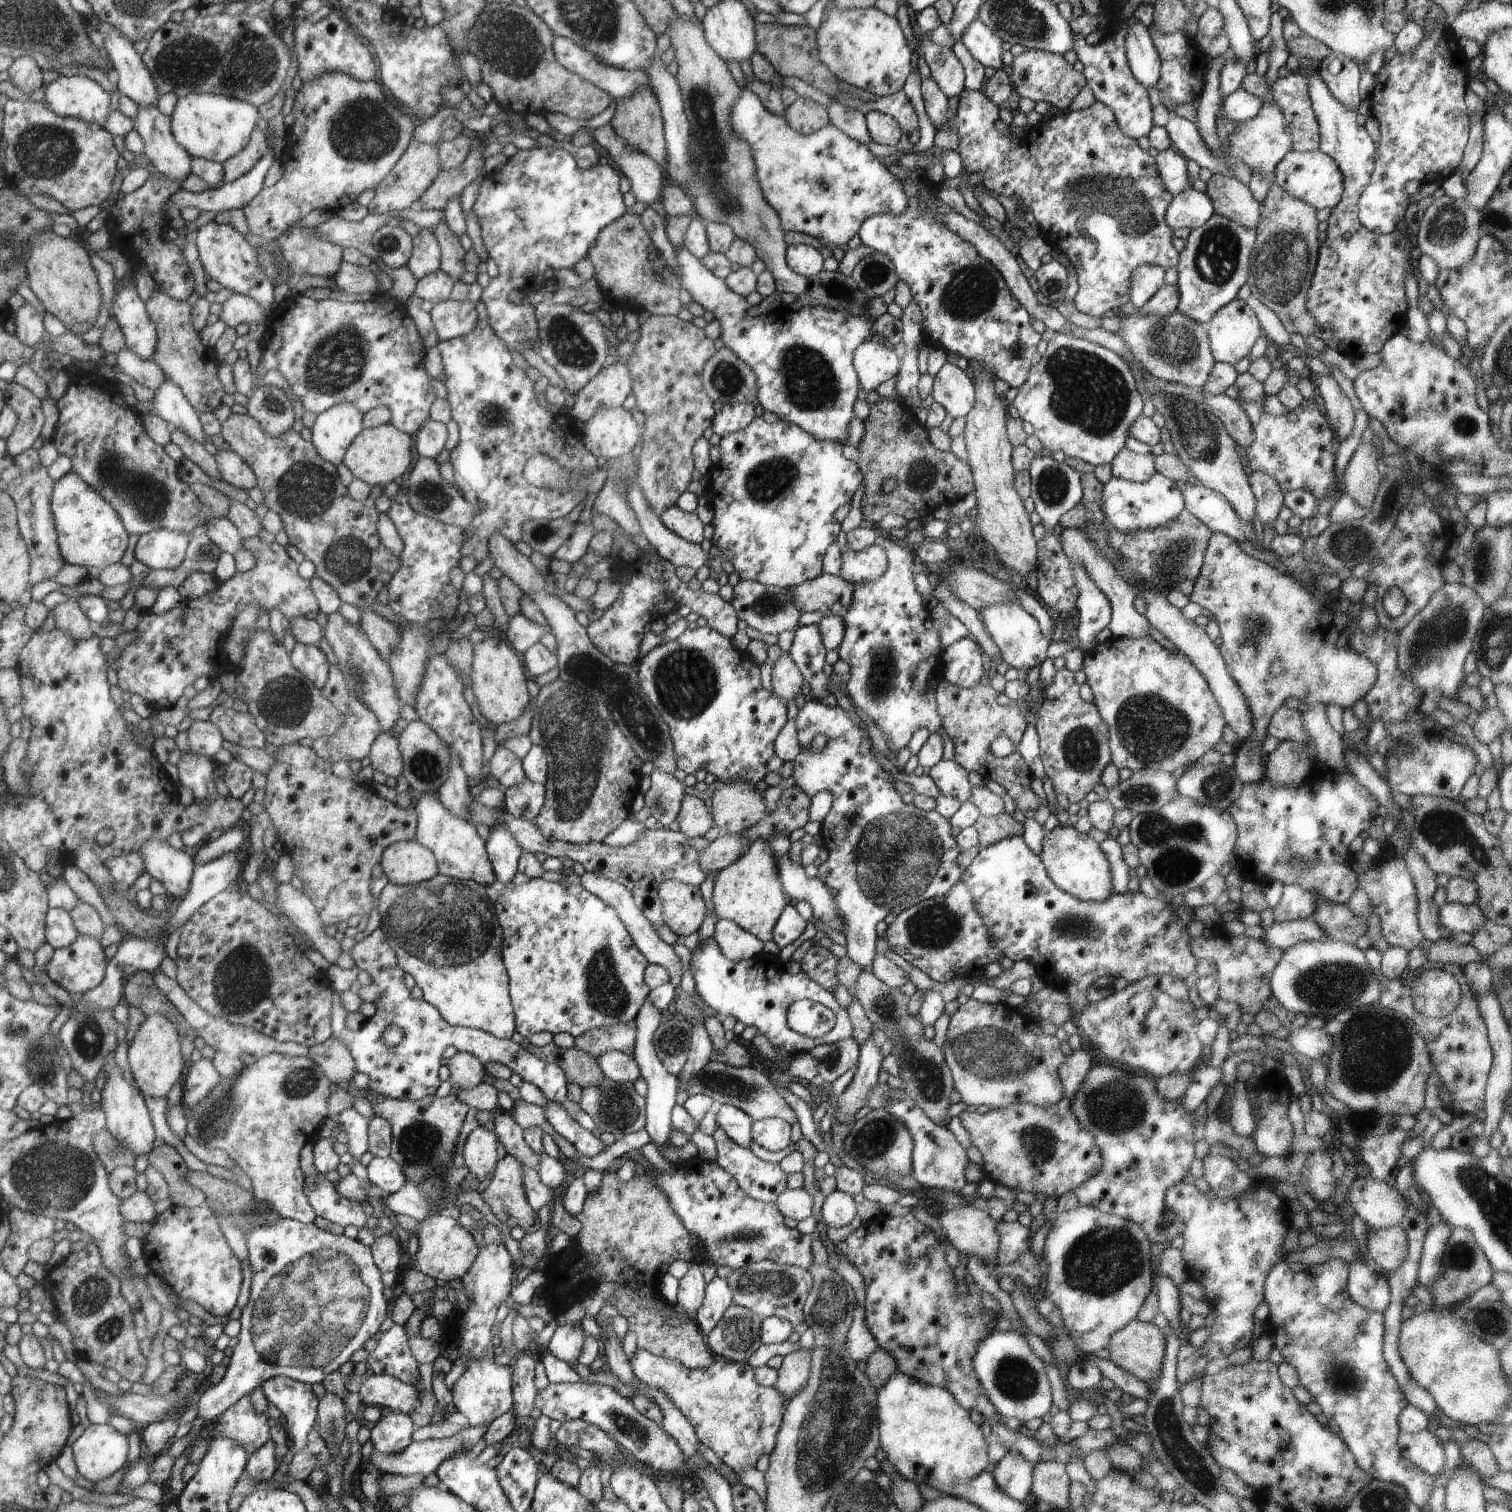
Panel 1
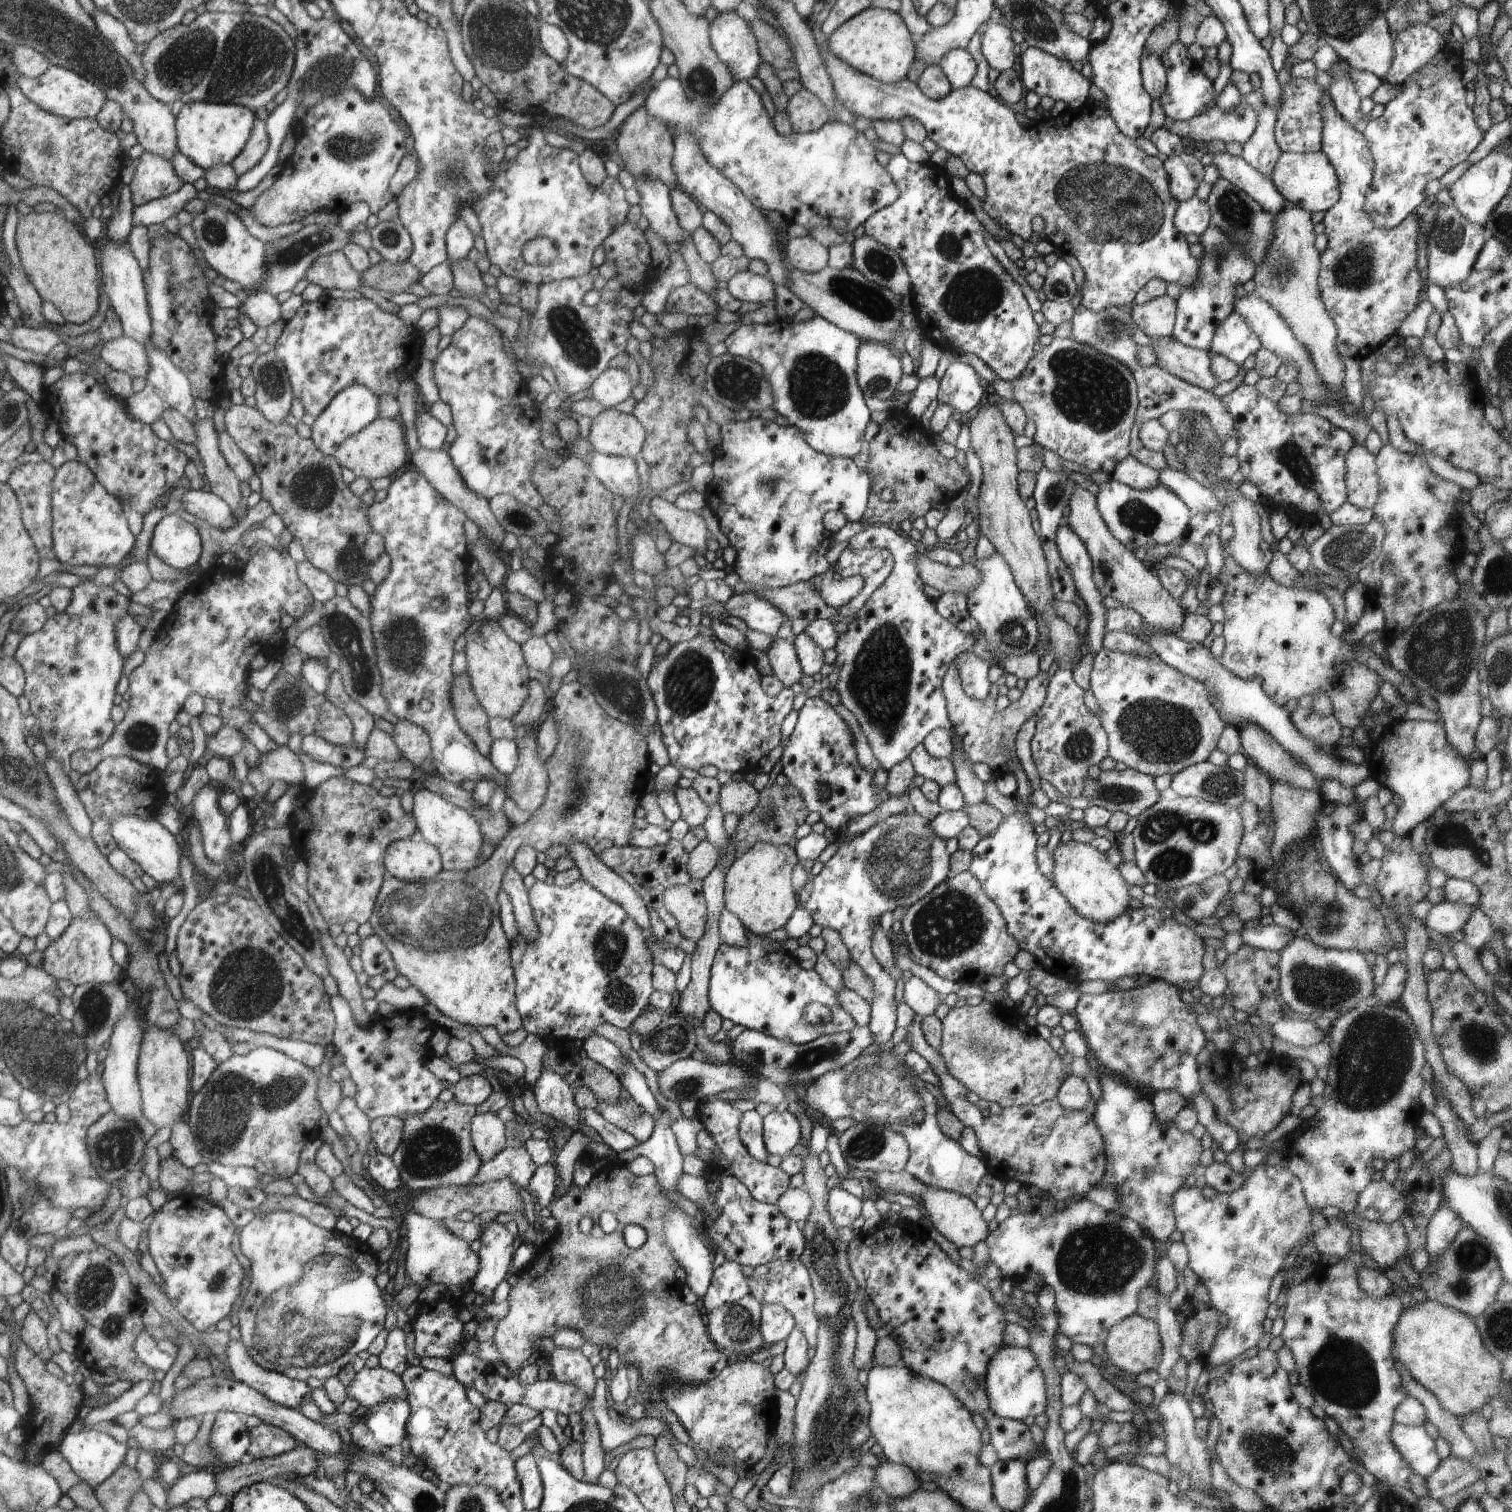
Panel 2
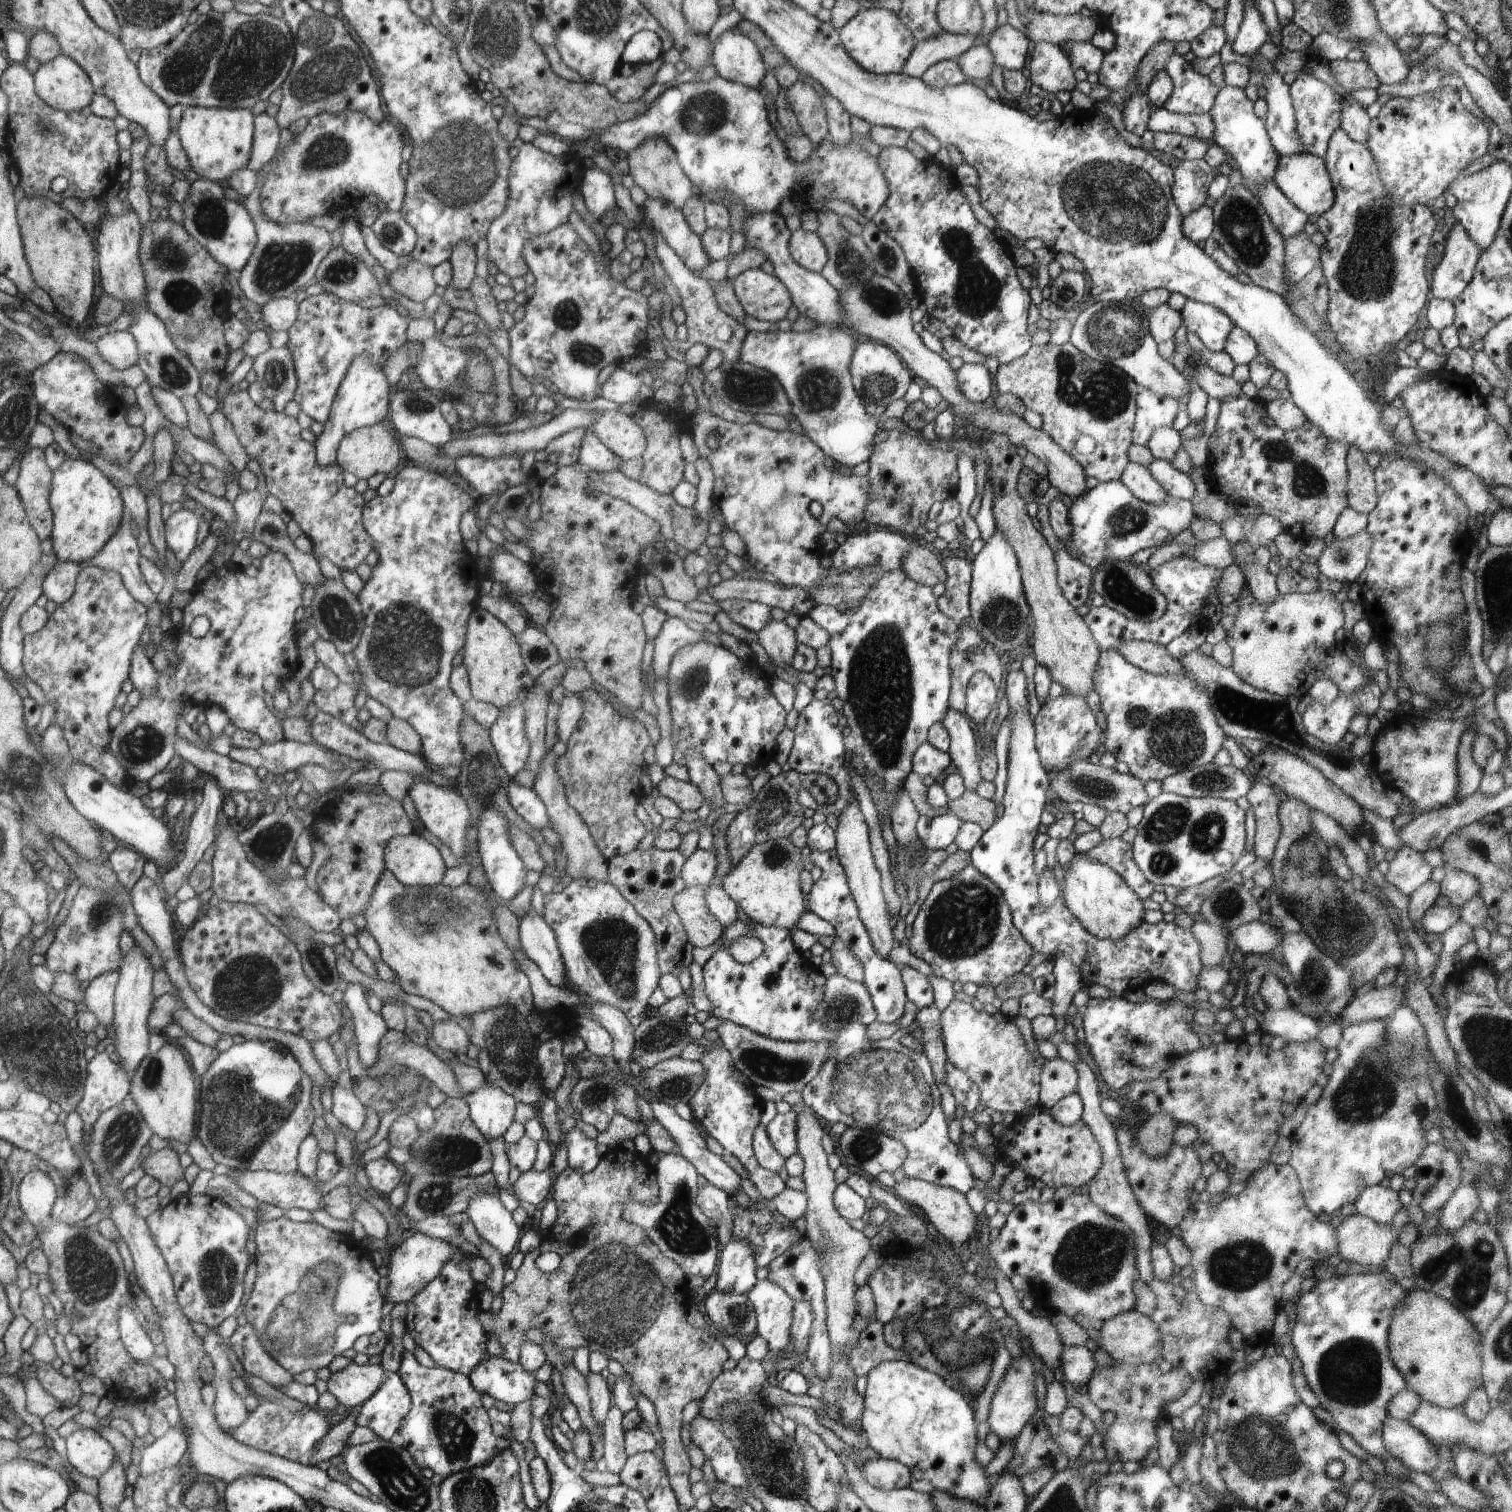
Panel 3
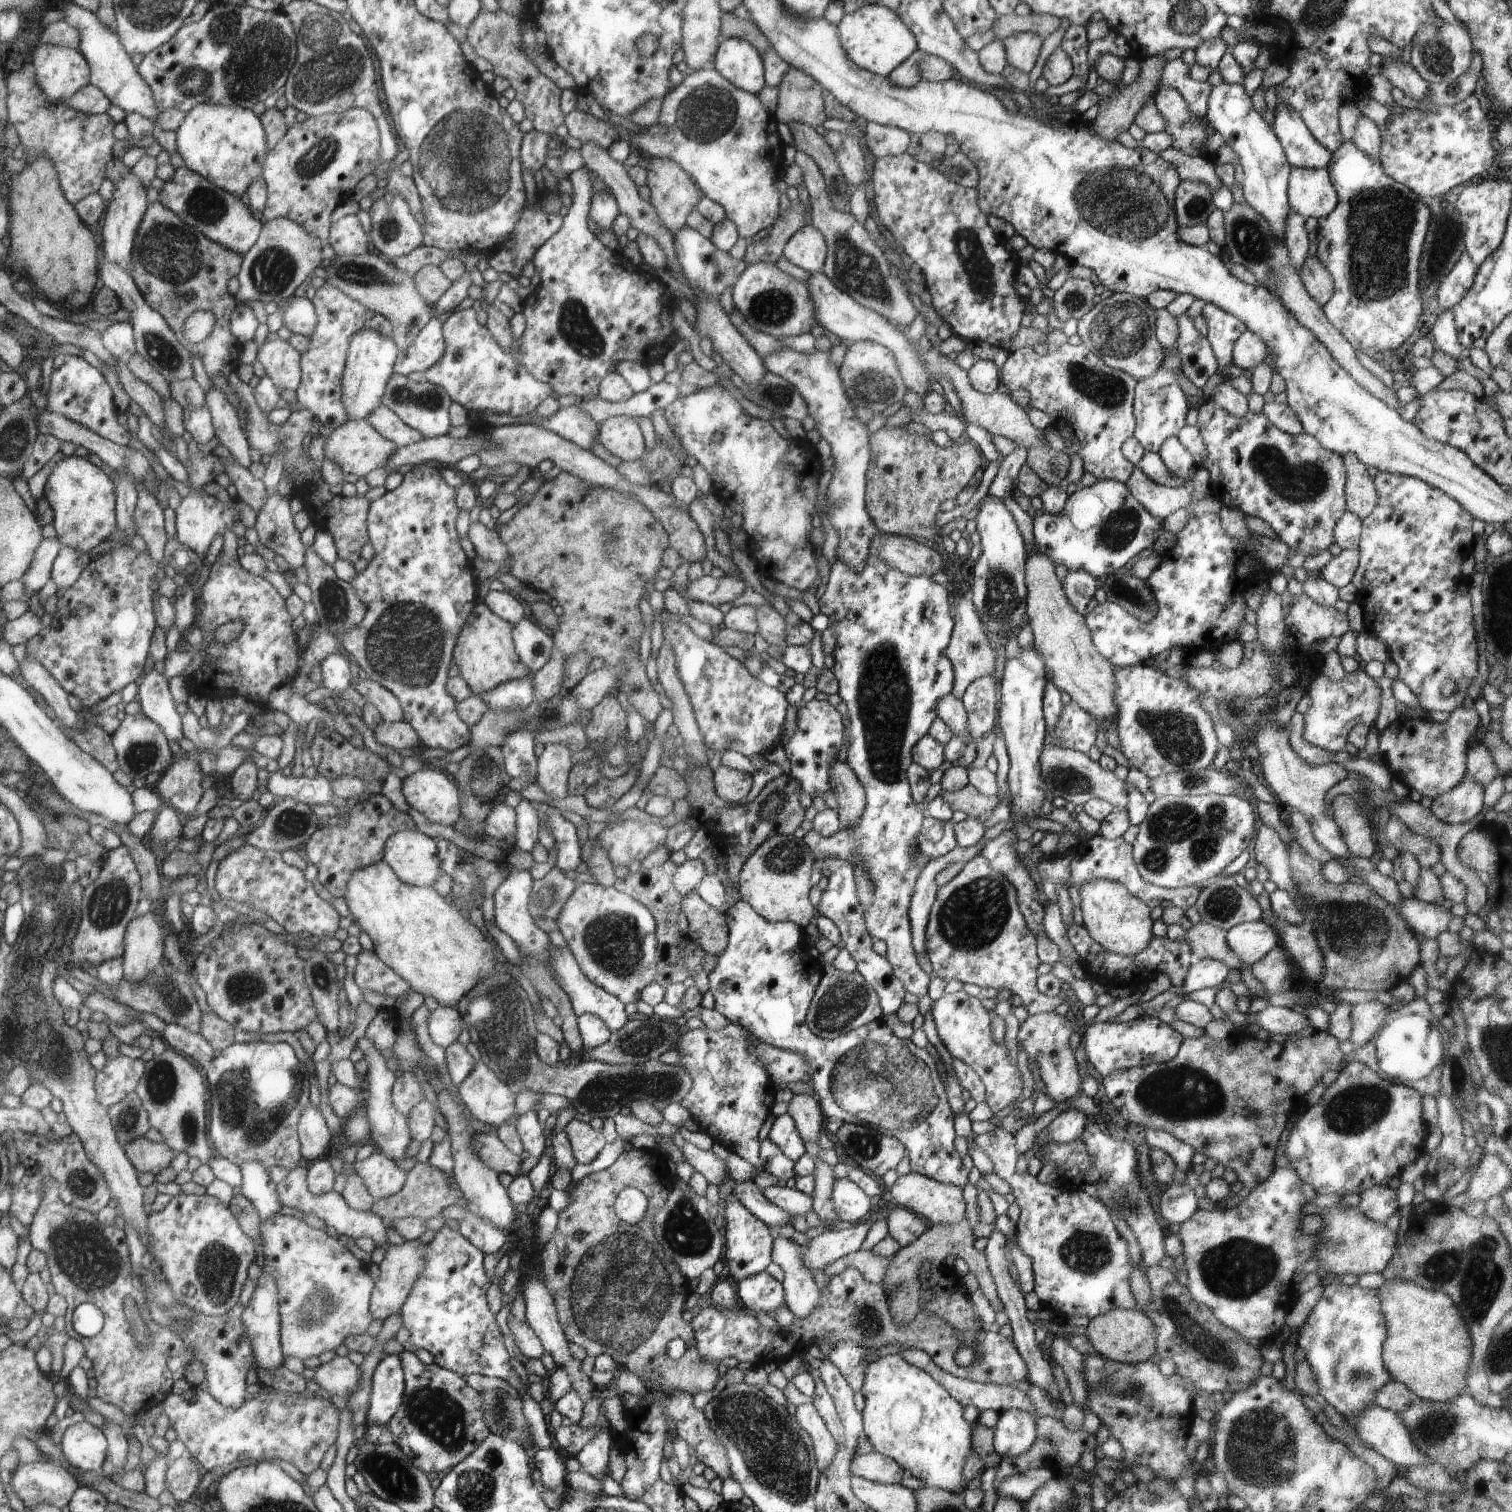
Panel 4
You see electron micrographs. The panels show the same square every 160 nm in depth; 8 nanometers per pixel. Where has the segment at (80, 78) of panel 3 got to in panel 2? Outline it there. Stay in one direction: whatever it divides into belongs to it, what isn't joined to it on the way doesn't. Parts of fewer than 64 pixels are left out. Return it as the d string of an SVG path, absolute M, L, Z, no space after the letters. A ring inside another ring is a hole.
M56 65L50 66L38 78L31 79L20 75L19 78L12 82L15 82L28 99L43 107L45 111L61 117L68 117L69 119L95 118L109 99L104 94L104 91L91 80L83 75L76 74L74 71Z

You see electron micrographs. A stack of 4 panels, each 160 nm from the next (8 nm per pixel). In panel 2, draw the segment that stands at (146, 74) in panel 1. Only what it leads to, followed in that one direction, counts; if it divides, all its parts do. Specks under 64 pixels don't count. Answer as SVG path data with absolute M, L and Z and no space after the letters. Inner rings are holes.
M95 8L92 16L100 34L110 46L131 66L133 77L143 85L145 68L142 55L136 52L136 43L131 39L130 31L116 17Z

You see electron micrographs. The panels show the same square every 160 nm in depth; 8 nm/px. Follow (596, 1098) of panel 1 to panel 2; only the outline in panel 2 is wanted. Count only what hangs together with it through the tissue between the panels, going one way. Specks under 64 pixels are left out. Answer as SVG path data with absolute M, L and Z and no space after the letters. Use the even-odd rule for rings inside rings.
M620 1097L615 1103L598 1101L595 1108L606 1122L629 1132L636 1140L644 1142L654 1130L655 1120L636 1101Z

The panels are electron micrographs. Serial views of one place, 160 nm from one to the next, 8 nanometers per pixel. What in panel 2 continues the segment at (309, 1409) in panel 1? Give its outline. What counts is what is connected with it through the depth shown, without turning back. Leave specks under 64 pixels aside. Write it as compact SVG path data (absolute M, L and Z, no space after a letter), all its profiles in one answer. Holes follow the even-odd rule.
M230 1341L227 1350L227 1362L229 1375L241 1383L252 1387L256 1392L259 1392L263 1397L275 1402L277 1405L289 1408L292 1410L300 1410L300 1407L311 1398L313 1389L307 1382L297 1381L283 1375L264 1370L251 1356L247 1346L241 1341Z

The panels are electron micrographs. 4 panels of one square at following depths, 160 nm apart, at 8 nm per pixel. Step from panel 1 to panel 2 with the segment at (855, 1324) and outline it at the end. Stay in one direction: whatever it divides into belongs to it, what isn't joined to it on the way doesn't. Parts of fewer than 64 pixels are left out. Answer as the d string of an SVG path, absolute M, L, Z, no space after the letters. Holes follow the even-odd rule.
M859 1290L857 1300L853 1302L851 1311L858 1330L858 1342L856 1342L854 1363L857 1367L870 1369L873 1366L873 1354L878 1340L878 1330L869 1323L864 1313L863 1297L865 1292Z

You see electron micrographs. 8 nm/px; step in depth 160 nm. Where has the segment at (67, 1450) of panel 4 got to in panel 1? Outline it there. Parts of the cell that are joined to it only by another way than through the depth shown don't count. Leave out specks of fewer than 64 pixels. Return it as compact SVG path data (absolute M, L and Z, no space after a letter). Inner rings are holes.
M108 1423L89 1425L71 1447L77 1474L91 1483L112 1476L128 1460L126 1436Z

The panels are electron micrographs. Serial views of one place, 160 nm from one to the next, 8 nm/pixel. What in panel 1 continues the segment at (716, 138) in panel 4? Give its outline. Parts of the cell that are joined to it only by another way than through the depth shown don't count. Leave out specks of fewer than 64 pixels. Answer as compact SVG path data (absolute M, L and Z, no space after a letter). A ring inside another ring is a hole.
M555 37L554 51L559 62L569 71L607 91L614 100L633 95L640 85L651 88L651 78L643 70L624 70L600 62L584 46L569 38ZM743 89L732 107L731 127L751 146L763 197L775 207L785 231L810 234L823 246L833 250L841 248L856 236L863 222L872 215L888 213L898 216L904 214L910 204L903 183L887 170L879 158L865 144L846 136L832 124L809 135L800 134L784 115L774 114L764 108L762 99L756 93Z

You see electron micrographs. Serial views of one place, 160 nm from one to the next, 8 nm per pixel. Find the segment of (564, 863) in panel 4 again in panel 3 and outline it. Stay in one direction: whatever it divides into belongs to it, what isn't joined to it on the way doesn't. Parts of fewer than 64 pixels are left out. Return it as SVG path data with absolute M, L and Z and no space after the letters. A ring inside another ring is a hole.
M510 777L506 787L507 801L514 807L514 810L524 819L531 827L541 830L541 828L551 826L550 819L546 814L546 807L543 800L538 798L533 788L520 785L514 777Z

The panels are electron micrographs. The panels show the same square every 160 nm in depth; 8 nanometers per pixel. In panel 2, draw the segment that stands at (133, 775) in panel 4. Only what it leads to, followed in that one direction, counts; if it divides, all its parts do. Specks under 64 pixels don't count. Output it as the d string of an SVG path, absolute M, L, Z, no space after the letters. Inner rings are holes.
M265 544L260 550L262 555L254 555L240 570L221 565L206 569L197 578L196 584L188 586L183 593L176 595L173 609L156 631L152 645L143 654L143 663L131 670L127 676L132 694L129 699L130 706L124 719L116 724L112 738L98 749L102 758L115 757L125 761L138 761L152 766L157 771L164 771L170 762L166 755L166 742L170 737L168 727L176 718L176 714L183 710L184 701L192 693L217 700L224 724L242 730L260 753L267 753L278 746L264 728L255 720L252 722L251 714L240 710L242 692L246 698L246 676L250 660L262 650L268 650L268 640L280 628L282 614L290 614L297 621L310 612L314 595L307 583L299 577L298 563L285 548L277 550Z

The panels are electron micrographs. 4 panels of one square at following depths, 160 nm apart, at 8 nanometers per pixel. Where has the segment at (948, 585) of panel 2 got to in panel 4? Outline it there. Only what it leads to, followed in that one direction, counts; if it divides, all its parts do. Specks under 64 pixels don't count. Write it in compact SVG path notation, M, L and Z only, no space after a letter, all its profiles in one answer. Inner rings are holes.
M879 532L871 546L871 551L888 566L913 577L932 577L944 566L944 560L936 550L916 542L912 537Z

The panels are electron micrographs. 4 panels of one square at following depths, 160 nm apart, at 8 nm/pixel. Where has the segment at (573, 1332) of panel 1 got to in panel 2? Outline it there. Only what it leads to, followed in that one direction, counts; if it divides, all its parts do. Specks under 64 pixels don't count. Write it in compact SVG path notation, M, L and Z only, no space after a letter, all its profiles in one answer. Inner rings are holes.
M556 1347L549 1362L556 1380L575 1384L593 1398L597 1378L592 1371L592 1363L584 1356L580 1347Z

